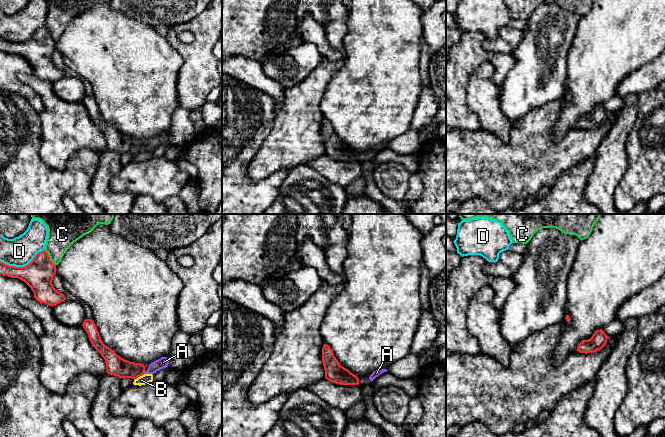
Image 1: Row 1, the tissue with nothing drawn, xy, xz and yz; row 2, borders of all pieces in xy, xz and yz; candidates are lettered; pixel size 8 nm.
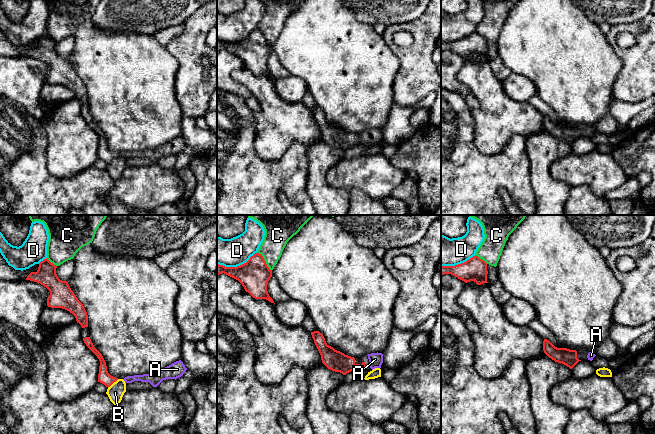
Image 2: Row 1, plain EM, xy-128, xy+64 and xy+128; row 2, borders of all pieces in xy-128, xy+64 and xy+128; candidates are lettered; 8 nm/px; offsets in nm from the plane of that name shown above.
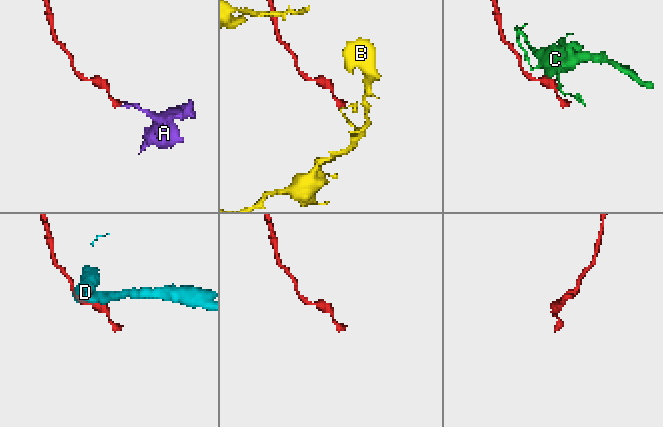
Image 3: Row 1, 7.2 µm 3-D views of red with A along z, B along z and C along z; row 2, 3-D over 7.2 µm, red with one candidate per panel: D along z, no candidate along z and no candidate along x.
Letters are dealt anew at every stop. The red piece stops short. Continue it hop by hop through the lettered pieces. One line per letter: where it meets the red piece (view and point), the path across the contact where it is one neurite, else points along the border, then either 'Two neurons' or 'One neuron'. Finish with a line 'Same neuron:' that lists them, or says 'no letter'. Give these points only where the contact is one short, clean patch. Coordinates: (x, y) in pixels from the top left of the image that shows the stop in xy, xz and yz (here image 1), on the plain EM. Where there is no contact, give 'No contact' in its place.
A: Touches red at xy (144, 148). Path across: xy (115, 141), (124, 145), (144, 148), (163, 138). One neuron
B: Touches red at xy (139, 152). Boundary: xy (144, 150), (134, 156). Two neurons
C: Touches red at xy (49, 34). Boundary: xy (44, 26), (55, 41). Two neurons
D: Touches red at xy (22, 43). Two neurons
Same neuron: A

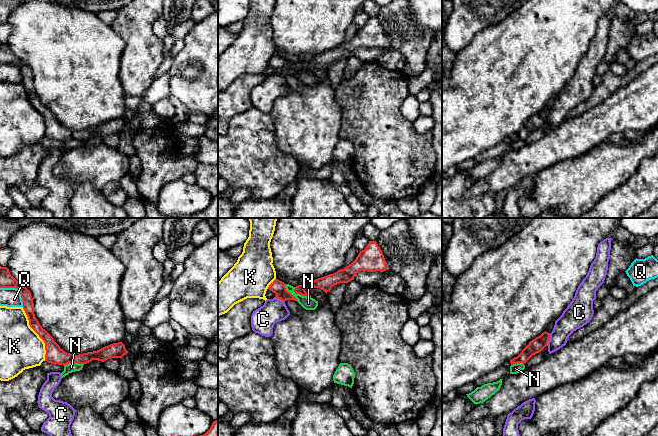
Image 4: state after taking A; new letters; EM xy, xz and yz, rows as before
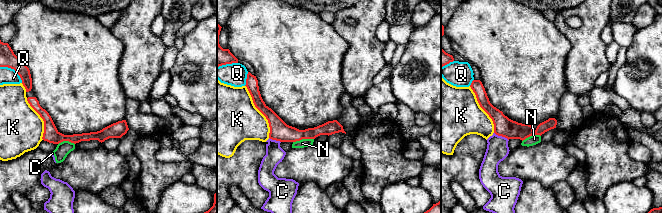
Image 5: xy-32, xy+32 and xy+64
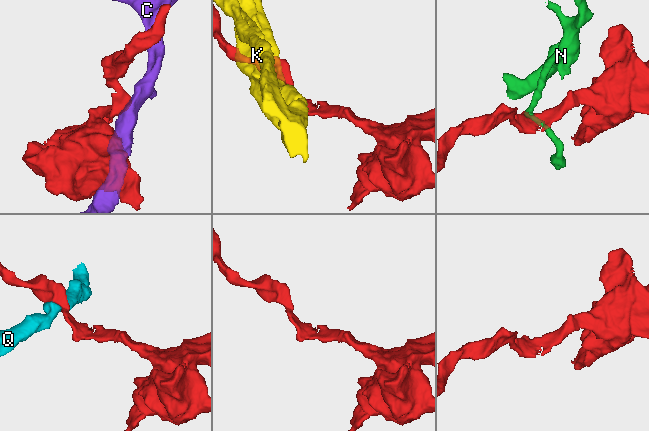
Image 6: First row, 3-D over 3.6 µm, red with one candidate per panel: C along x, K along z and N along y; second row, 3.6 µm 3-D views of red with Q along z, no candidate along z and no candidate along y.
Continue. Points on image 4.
C: Touches red at yz (548, 115). Boundary: yz (550, 109), (546, 121). Two neurons
K: Touches red at xy (37, 109). Two neurons
N: Touches red at xz (300, 70). Boundary: xz (294, 63), (296, 69), (310, 73). Two neurons
Q: Touches red at xy (17, 64). Boundary: xy (0, 63), (15, 63), (19, 67), (23, 82). Two neurons
Same neuron: no letter

